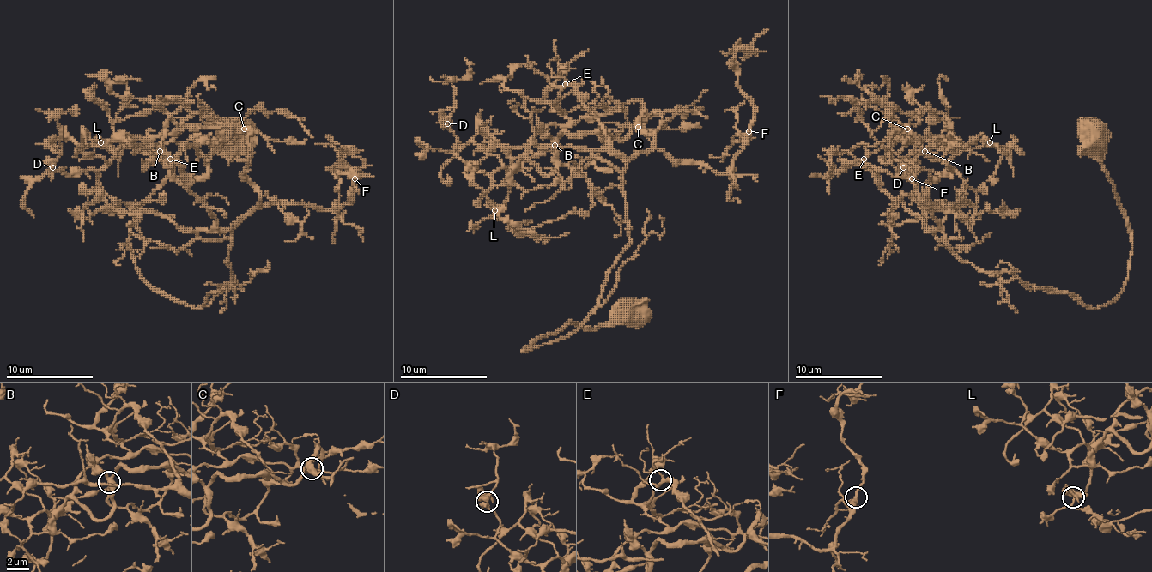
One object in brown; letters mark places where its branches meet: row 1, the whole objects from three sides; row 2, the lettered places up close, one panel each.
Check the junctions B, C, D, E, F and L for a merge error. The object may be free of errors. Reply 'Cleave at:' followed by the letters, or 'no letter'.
Cleave at: no letter

